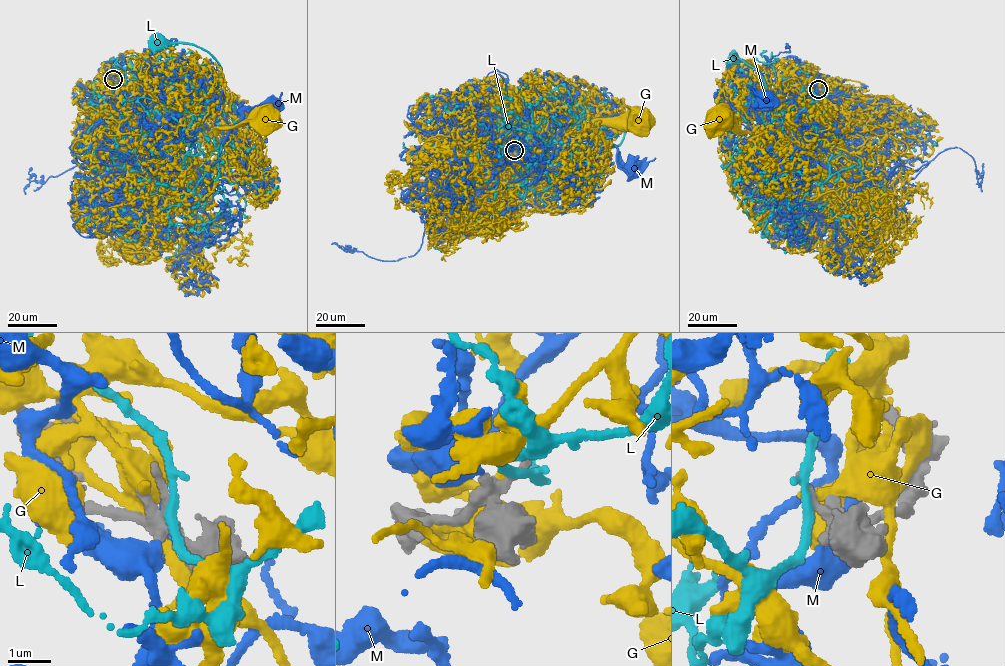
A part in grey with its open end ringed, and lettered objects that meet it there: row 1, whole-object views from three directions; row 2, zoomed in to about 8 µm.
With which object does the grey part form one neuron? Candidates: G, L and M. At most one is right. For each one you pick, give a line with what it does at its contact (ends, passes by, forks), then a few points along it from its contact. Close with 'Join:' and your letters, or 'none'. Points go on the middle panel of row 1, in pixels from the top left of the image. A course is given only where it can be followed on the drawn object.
Join: none

